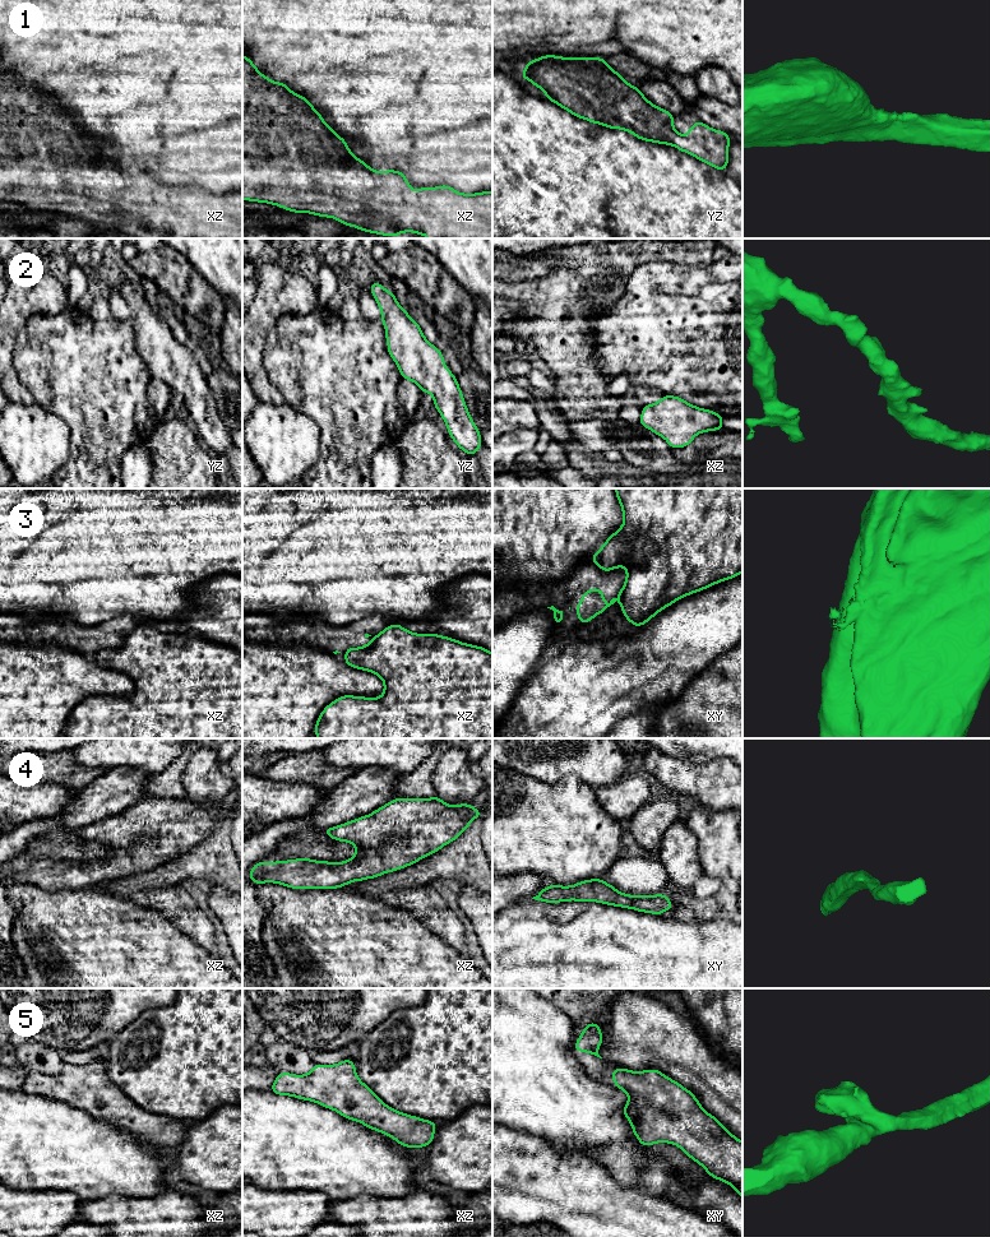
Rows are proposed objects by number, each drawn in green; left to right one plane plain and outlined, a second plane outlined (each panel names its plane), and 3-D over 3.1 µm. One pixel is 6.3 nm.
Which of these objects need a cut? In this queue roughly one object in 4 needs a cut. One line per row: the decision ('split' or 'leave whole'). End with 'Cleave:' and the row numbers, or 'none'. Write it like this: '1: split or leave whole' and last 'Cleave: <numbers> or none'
1: leave whole
2: leave whole
3: split
4: leave whole
5: leave whole
Cleave: 3

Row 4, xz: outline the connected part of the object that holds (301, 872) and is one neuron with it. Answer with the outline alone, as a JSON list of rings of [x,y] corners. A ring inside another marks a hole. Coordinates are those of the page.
[[[438,796],[431,798],[394,798],[366,816],[323,829],[324,834],[334,840],[352,843],[356,847],[352,858],[344,862],[311,858],[270,863],[260,861],[253,866],[248,877],[256,886],[263,882],[276,882],[291,889],[338,889],[352,881],[374,879],[404,868],[429,854],[436,853],[448,843],[458,839],[473,819],[480,819],[482,810],[476,810],[472,802],[450,806]]]

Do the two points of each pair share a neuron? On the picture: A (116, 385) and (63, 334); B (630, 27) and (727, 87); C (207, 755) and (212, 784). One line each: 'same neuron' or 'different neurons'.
A: same neuron
B: different neurons
C: same neuron

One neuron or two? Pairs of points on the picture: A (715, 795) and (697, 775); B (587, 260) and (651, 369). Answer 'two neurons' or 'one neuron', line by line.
A: one neuron
B: two neurons

